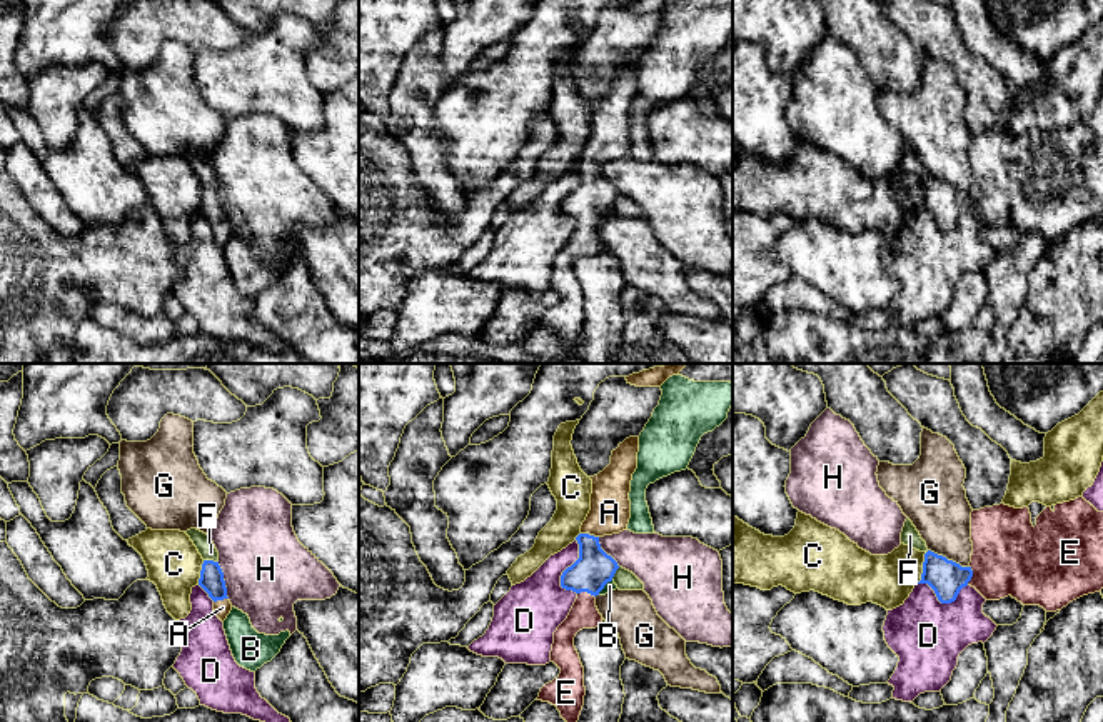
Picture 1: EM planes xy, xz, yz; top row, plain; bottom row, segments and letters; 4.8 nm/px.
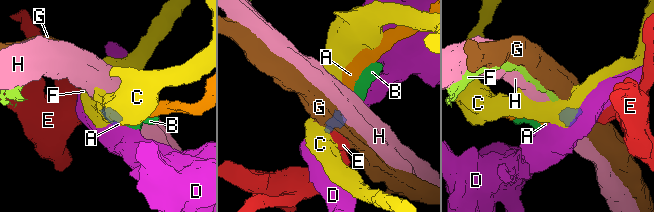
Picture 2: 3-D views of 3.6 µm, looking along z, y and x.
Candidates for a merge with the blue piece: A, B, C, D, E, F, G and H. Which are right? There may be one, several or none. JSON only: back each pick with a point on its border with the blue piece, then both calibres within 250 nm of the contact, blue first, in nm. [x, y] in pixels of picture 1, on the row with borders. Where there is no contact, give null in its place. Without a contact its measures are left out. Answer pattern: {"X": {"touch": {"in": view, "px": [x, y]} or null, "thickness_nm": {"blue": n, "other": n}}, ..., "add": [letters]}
{"A": {"touch": {"in": "xz", "px": [588, 534]}, "thickness_nm": {"blue": 180, "other": 190}}, "E": {"touch": {"in": "yz", "px": [972, 576]}, "thickness_nm": {"blue": 170, "other": 360}}, "add": ["A", "E"]}

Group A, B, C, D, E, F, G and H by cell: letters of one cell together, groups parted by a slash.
A E / B / C / D / F / G / H

